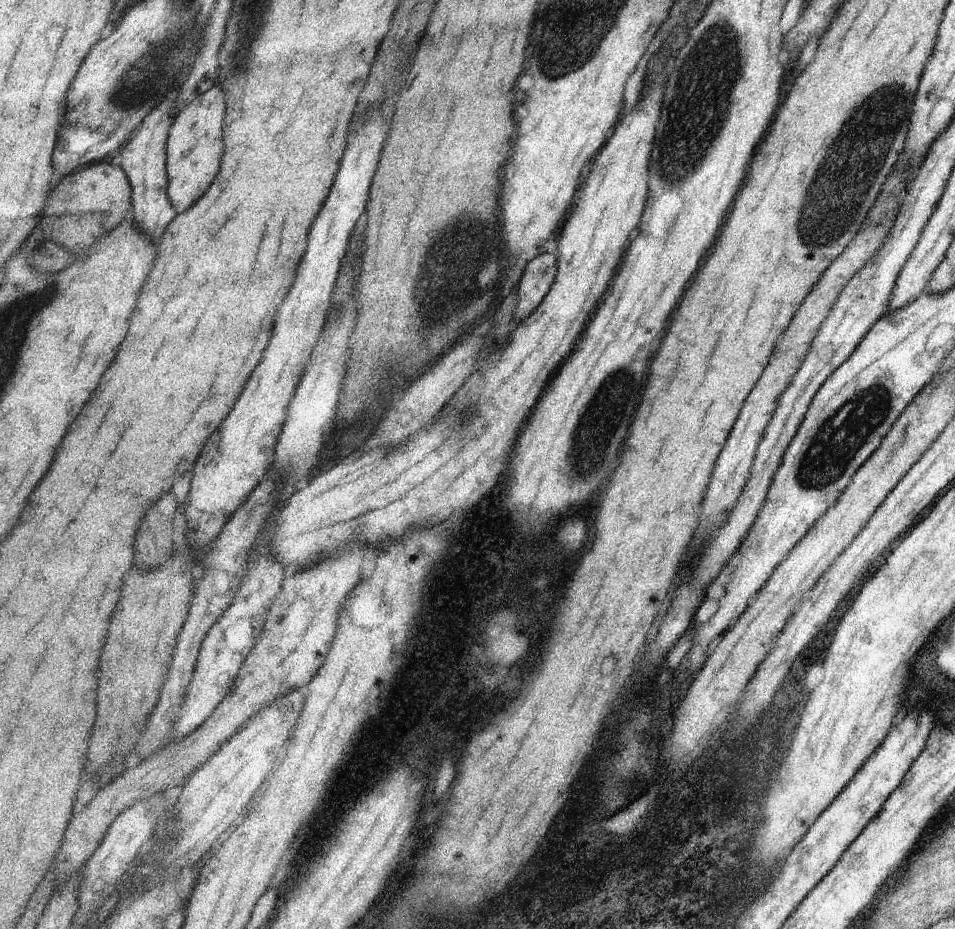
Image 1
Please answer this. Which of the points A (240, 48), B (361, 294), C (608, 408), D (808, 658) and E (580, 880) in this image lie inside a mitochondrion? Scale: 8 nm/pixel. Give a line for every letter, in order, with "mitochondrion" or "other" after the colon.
A: mitochondrion
B: other
C: mitochondrion
D: other
E: other

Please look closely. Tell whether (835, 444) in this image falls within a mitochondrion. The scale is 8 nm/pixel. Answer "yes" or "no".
yes

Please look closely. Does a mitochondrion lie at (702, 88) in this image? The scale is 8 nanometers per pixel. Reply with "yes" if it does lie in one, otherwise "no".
yes

